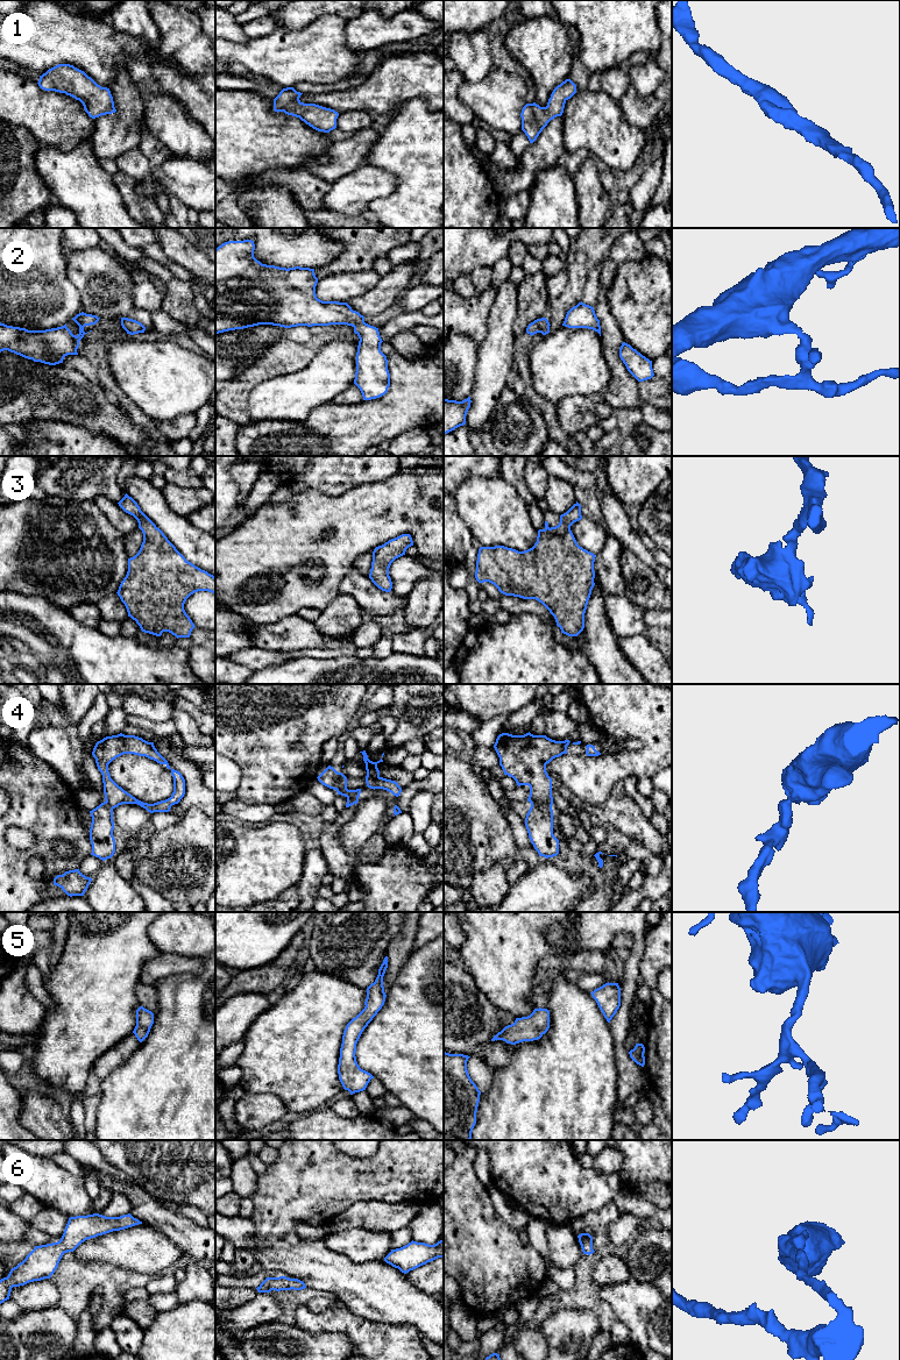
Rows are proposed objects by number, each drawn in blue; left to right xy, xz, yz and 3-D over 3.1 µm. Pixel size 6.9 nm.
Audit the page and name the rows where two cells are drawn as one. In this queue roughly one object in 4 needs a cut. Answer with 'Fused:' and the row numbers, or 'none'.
Fused: 4

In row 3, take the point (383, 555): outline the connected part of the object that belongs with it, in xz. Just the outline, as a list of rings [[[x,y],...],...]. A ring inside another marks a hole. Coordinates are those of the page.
[[[402,534],[374,549],[369,578],[378,589],[385,592],[391,591],[389,568],[396,558],[405,555],[406,549],[411,546],[413,546],[411,535]]]

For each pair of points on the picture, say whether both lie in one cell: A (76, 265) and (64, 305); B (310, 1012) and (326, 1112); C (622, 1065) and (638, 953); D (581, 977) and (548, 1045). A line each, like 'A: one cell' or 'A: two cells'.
A: two cells
B: two cells
C: one cell
D: two cells

